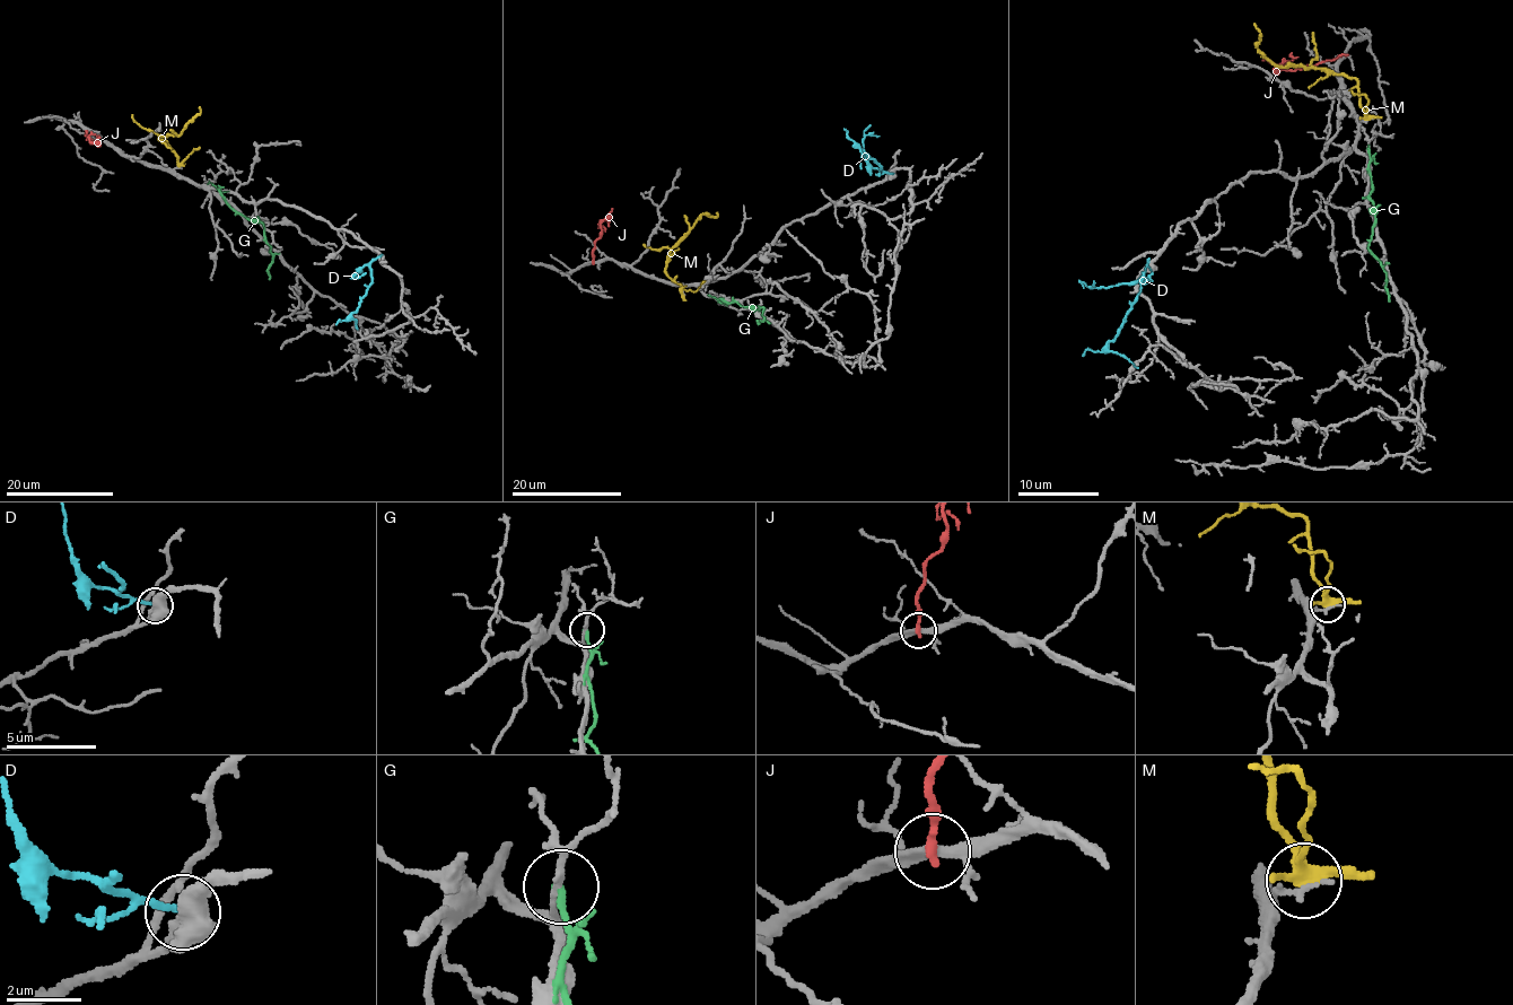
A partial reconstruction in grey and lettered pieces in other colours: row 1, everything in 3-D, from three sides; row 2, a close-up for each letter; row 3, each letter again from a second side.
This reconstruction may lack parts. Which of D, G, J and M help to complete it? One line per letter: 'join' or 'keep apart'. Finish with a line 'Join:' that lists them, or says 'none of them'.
D: keep apart
G: keep apart
J: keep apart
M: keep apart
Join: none of them

